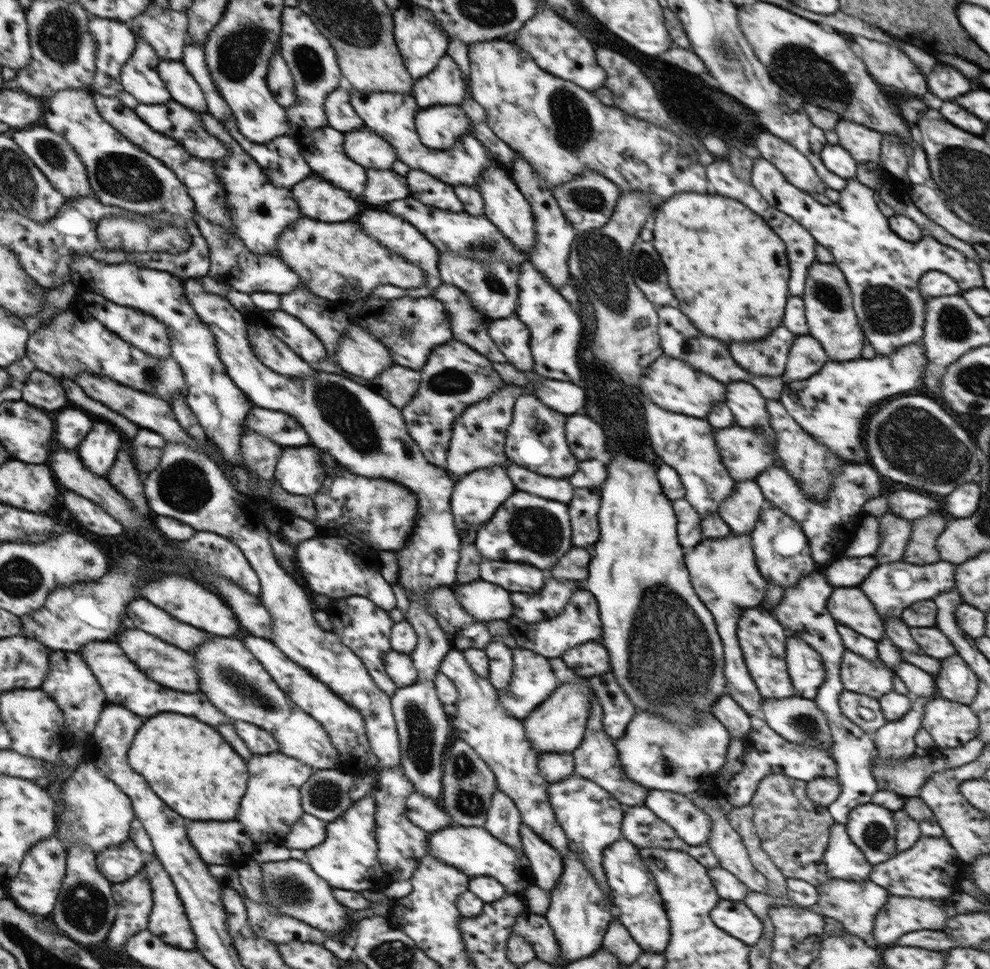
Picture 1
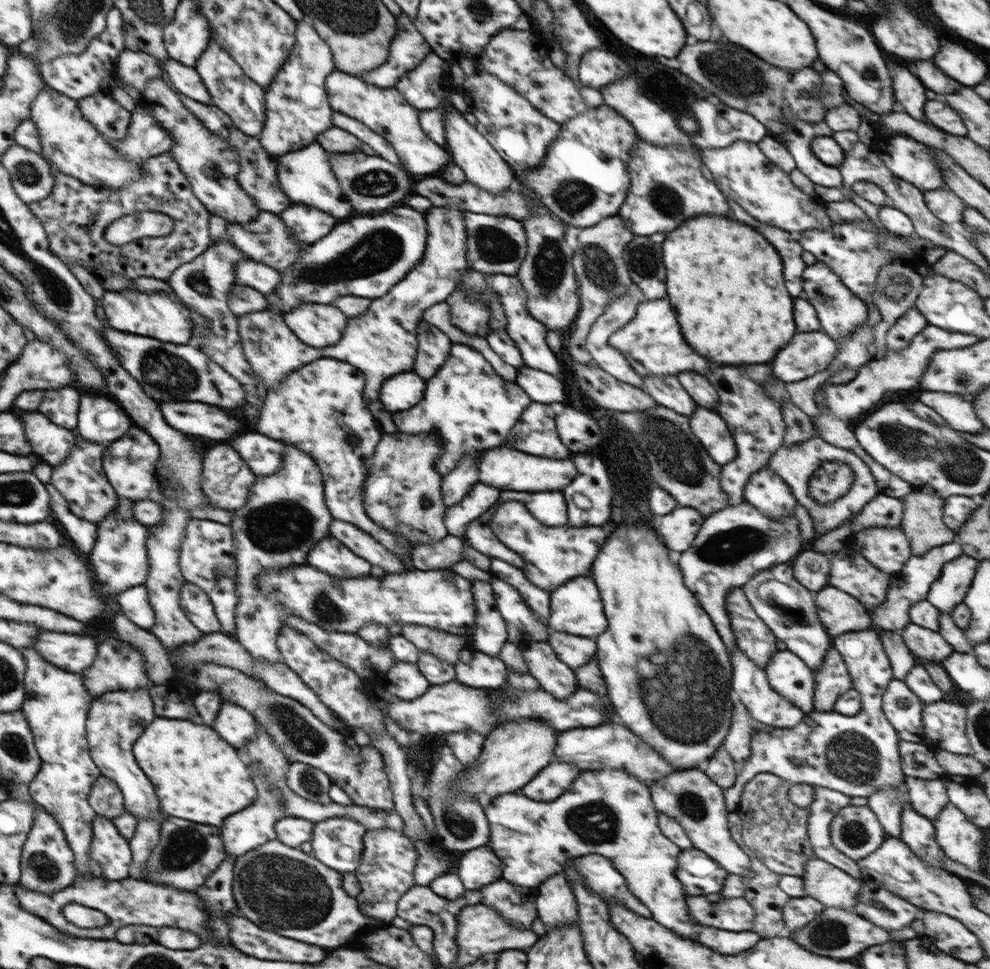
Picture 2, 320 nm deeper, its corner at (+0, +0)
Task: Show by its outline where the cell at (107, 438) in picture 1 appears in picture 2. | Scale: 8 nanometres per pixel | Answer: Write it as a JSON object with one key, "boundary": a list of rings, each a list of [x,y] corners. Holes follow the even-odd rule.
{"boundary":[[[81,391],[79,412],[78,436],[88,442],[98,442],[103,448],[124,436],[130,428],[130,418],[126,412],[114,402],[98,398],[95,392]]]}

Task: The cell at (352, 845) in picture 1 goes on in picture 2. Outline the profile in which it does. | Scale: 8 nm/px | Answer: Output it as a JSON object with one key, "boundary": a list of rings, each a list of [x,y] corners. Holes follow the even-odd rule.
{"boundary":[[[347,816],[327,818],[315,823],[312,856],[326,866],[344,874],[359,867],[367,828]]]}

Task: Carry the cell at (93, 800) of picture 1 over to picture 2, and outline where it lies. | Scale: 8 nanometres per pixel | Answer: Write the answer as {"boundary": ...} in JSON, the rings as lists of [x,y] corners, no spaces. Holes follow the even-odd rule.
{"boundary":[[[102,774],[95,780],[93,790],[90,792],[90,803],[100,816],[110,820],[127,812],[123,791],[116,781]]]}

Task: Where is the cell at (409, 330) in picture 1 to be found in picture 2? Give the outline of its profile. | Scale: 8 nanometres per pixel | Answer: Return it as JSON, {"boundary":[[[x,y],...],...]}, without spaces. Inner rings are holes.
{"boundary":[[[424,320],[419,323],[417,330],[418,348],[412,371],[428,380],[446,362],[452,342],[447,334]]]}

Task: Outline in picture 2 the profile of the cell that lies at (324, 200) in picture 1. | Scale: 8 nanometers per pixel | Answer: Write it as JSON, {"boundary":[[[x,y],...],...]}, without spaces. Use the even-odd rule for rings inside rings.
{"boundary":[[[291,204],[279,217],[297,242],[305,246],[328,235],[335,227],[337,218],[322,212],[313,206]]]}

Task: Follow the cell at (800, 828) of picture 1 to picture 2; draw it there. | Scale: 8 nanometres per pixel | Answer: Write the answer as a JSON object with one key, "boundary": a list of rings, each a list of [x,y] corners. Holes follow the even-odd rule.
{"boundary":[[[761,772],[744,785],[736,812],[743,822],[743,841],[772,872],[801,876],[806,862],[815,856],[807,833],[808,808],[792,804],[789,799],[791,785],[786,779]]]}

